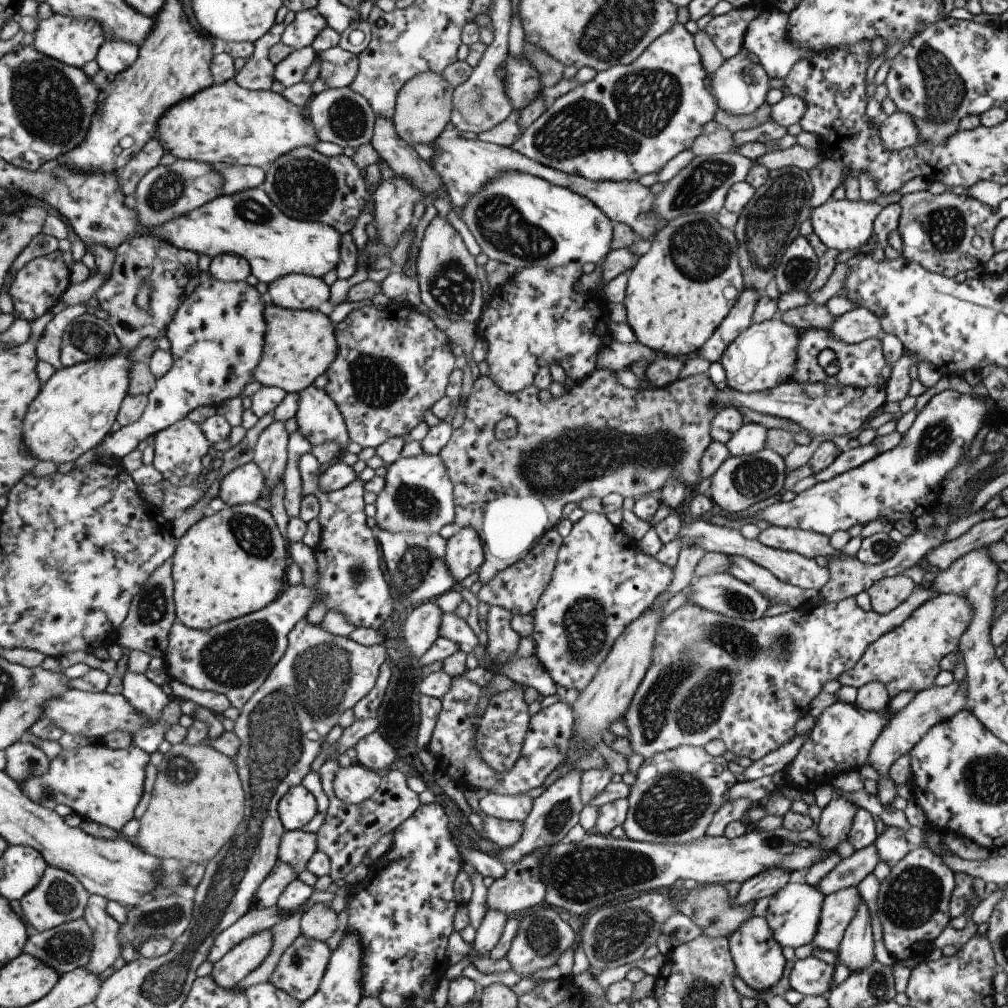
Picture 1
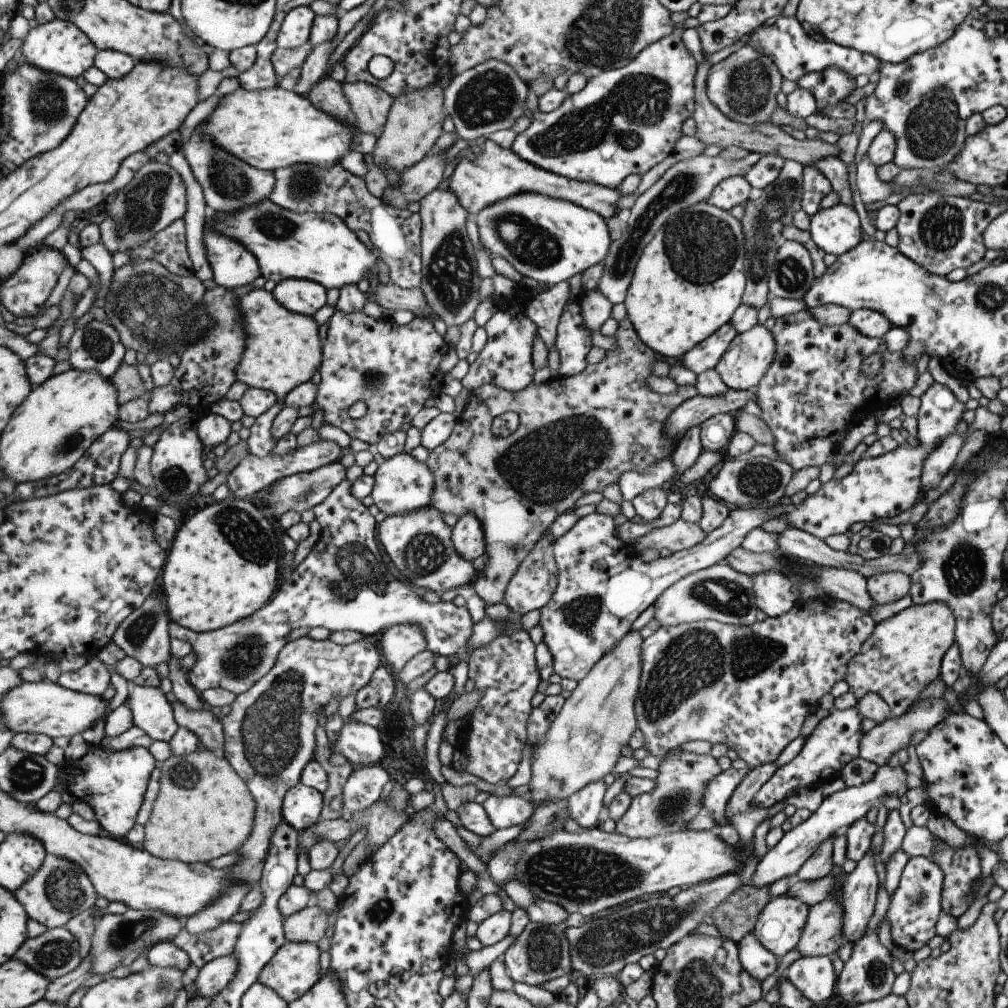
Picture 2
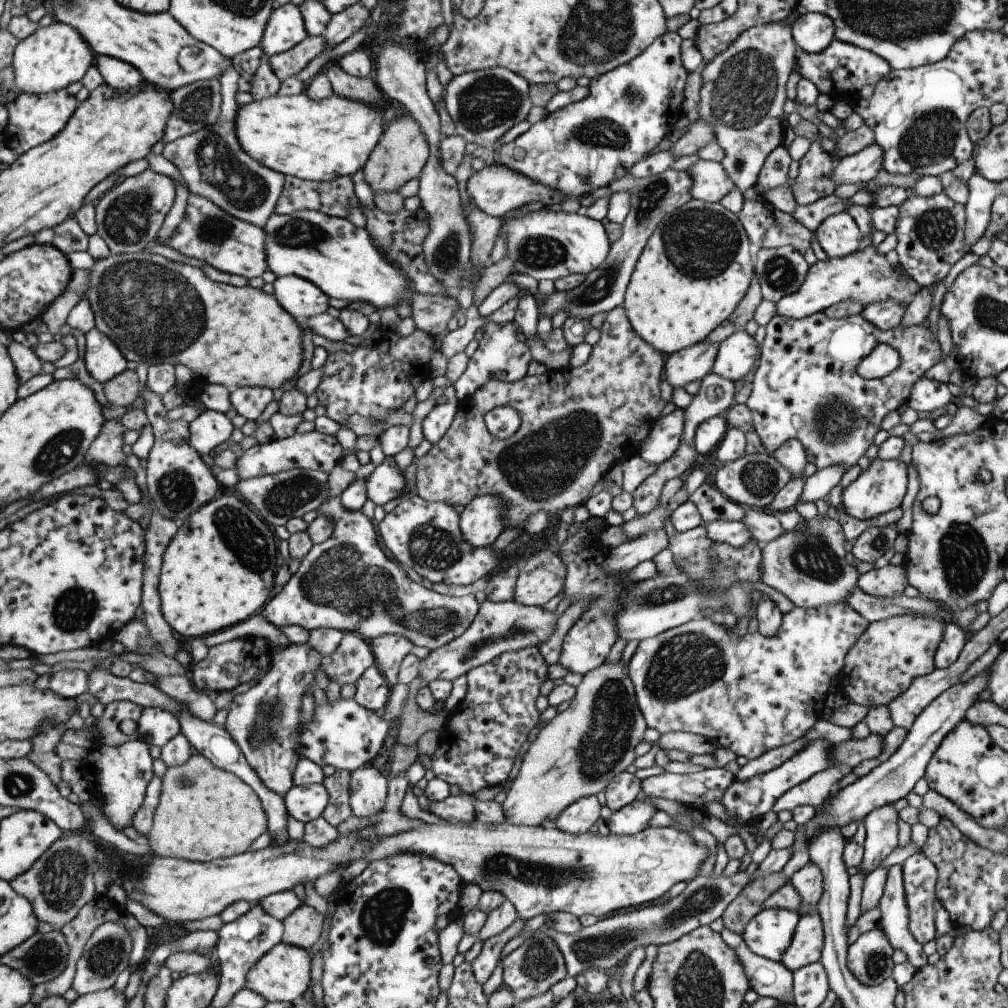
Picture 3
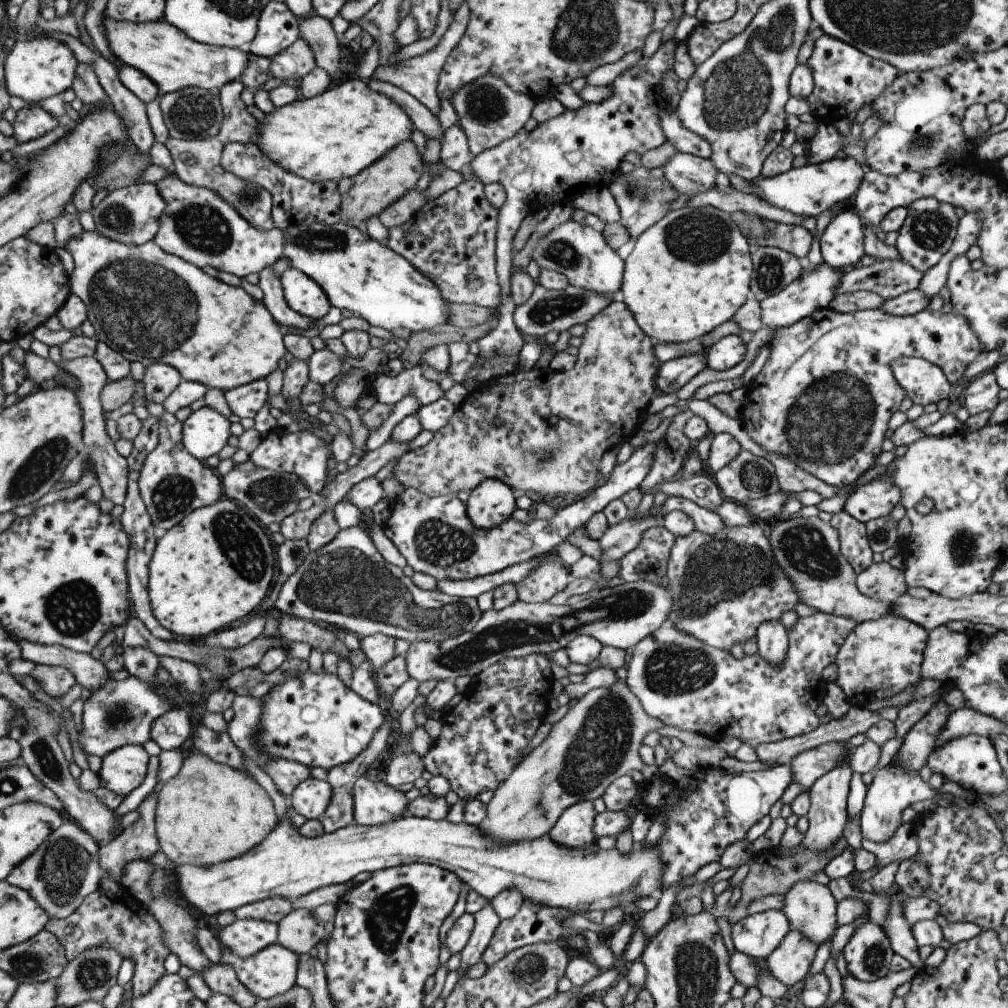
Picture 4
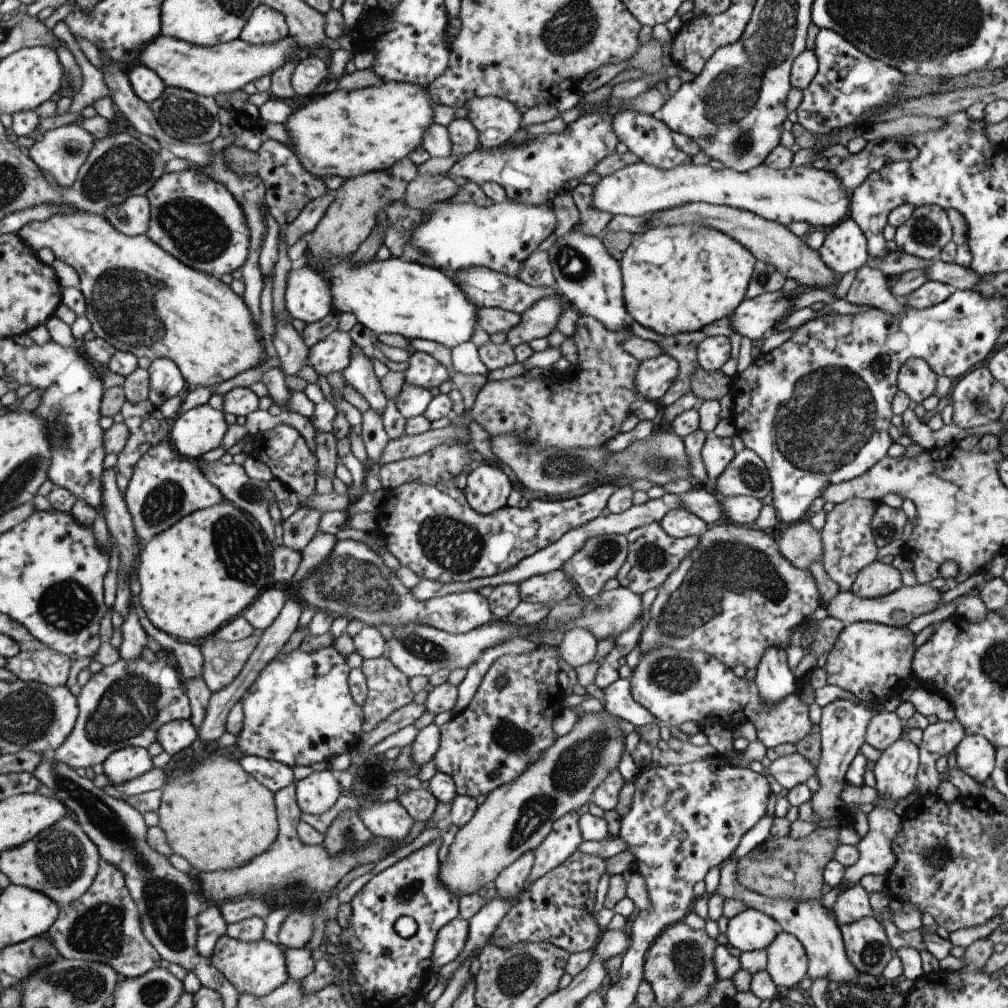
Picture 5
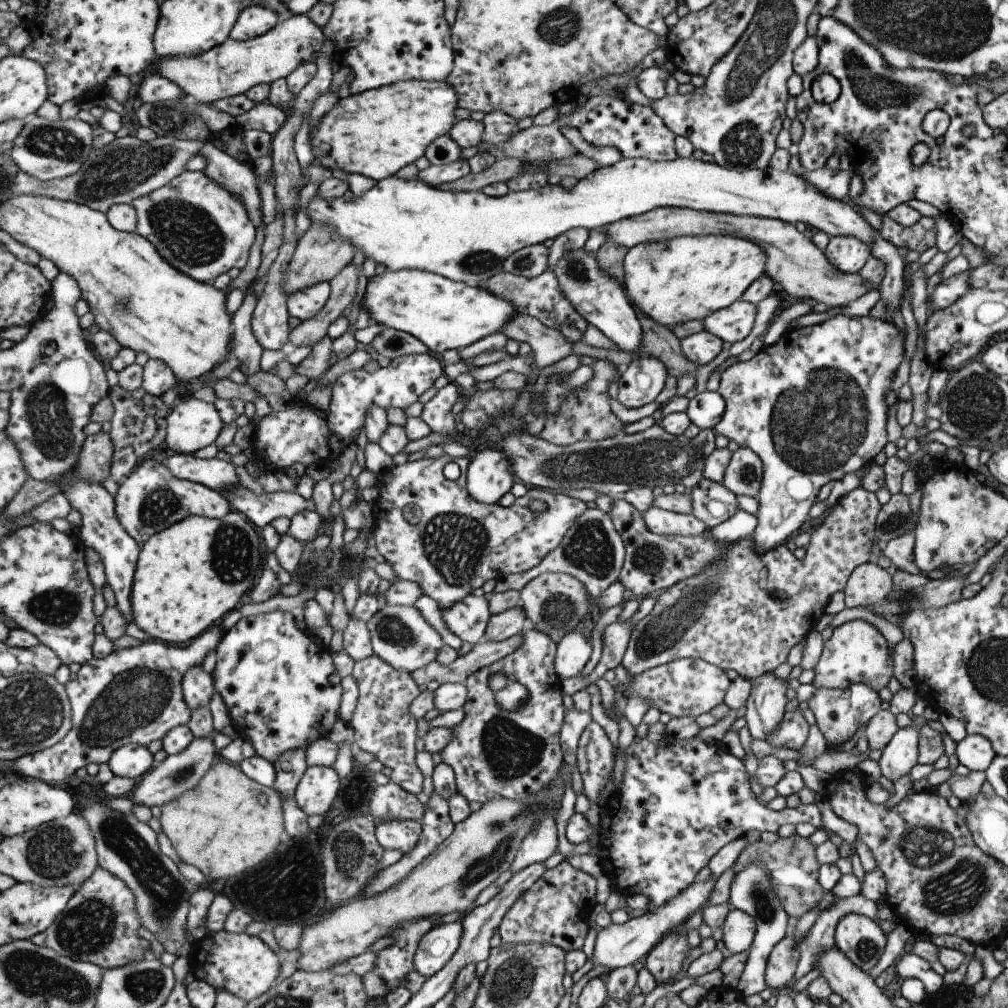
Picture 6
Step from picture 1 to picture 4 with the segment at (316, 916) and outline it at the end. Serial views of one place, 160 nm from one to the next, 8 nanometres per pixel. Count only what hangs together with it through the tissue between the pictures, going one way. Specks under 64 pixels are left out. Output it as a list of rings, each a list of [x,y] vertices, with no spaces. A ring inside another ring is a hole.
[[[308,908],[295,909],[278,924],[278,942],[300,956],[323,938],[325,926]]]

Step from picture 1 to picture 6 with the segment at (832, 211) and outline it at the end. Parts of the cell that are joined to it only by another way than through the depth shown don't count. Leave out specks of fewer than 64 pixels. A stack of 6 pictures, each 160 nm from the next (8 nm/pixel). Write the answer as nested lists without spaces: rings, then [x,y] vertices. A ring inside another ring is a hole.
[[[853,235],[832,236],[823,254],[829,264],[842,273],[857,273],[870,257],[868,246]]]

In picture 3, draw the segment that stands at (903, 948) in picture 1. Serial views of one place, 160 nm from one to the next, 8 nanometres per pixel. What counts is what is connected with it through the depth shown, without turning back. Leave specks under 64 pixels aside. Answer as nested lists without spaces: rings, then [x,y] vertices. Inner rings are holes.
[[[922,852],[905,859],[902,866],[904,899],[908,906],[908,931],[922,945],[936,937],[934,901],[936,868]]]

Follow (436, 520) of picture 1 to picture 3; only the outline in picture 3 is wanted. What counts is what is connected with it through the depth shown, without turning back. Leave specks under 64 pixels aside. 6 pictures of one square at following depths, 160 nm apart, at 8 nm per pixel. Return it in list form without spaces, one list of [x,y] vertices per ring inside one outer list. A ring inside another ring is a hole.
[[[386,457],[384,463],[367,478],[368,498],[381,506],[399,498],[407,490],[407,480],[403,472],[396,457]]]

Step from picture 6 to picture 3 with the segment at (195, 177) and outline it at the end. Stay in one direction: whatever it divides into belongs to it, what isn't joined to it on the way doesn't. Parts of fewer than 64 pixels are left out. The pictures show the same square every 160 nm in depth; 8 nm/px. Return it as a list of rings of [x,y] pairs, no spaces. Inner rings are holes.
[[[195,193],[189,195],[187,216],[178,226],[176,235],[167,243],[159,243],[189,258],[203,260],[223,274],[237,274],[251,280],[257,276],[261,278],[269,269],[266,232],[254,224],[231,216],[223,207]]]

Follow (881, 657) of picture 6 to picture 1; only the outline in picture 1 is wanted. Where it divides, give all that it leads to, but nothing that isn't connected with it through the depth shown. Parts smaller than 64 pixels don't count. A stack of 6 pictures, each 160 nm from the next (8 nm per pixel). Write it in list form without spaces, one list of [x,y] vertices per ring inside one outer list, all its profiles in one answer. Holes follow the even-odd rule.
[[[935,595],[917,606],[897,628],[871,642],[853,668],[843,672],[837,681],[856,690],[869,682],[878,682],[885,686],[889,699],[903,691],[927,689],[934,685],[934,679],[940,672],[938,663],[947,654],[956,652],[959,636],[965,632],[969,620],[971,606],[963,600],[963,596]]]

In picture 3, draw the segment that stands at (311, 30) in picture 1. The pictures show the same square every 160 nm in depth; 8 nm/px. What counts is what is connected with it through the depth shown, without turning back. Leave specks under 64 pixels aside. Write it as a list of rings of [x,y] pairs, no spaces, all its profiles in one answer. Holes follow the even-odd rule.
[[[289,3],[274,9],[260,46],[271,58],[295,48],[307,37],[306,20],[300,6]]]

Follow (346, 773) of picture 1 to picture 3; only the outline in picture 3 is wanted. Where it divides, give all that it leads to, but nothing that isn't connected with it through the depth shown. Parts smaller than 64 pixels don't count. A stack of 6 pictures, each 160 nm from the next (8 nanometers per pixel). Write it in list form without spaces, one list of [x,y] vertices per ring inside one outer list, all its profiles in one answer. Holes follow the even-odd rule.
[[[367,764],[352,773],[350,805],[355,815],[366,819],[380,813],[388,803],[390,777],[385,777],[375,766]]]

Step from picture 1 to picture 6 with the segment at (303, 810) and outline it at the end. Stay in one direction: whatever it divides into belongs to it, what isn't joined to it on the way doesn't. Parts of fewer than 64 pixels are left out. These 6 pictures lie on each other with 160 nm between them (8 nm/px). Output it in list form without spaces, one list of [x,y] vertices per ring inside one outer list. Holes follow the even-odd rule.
[[[309,767],[296,790],[298,805],[309,815],[326,815],[334,807],[342,778],[334,767]]]

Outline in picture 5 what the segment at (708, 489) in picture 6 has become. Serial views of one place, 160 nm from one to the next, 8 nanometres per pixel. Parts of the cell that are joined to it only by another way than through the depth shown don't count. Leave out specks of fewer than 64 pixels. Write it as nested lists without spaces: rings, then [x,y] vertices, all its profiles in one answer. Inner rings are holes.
[[[715,488],[712,495],[716,498],[718,507],[722,510],[722,520],[736,525],[752,526],[762,507],[761,499],[747,495],[727,498],[717,493]]]

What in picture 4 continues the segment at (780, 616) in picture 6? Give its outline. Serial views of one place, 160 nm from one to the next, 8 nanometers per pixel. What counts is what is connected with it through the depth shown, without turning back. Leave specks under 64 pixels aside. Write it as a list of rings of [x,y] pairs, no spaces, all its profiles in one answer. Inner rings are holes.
[[[843,510],[833,514],[829,523],[837,531],[840,553],[856,575],[863,572],[863,569],[872,563],[872,552],[867,544],[865,525]],[[757,525],[725,527],[712,535],[693,529],[682,537],[675,537],[666,564],[667,588],[673,604],[668,624],[713,648],[727,649],[735,642],[744,643],[755,636],[762,622],[777,619],[781,613],[793,610],[799,602],[796,592],[785,573],[773,558],[768,538]]]

